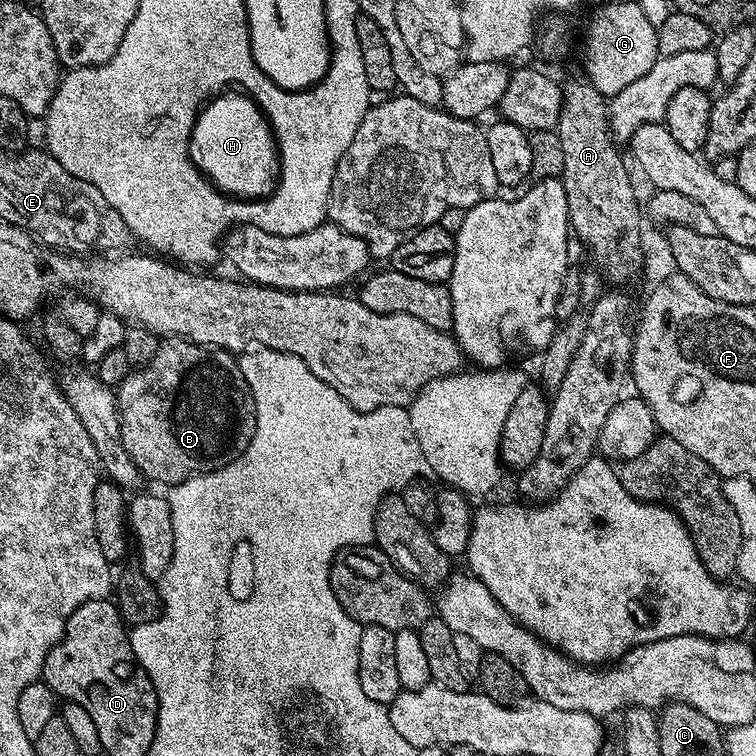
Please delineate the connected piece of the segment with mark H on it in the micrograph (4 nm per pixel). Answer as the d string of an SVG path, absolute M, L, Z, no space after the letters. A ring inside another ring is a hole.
M236 90L225 91L201 107L188 143L188 156L198 171L204 173L221 192L237 198L245 200L267 198L276 191L280 179L280 154L276 137L272 134L272 126L267 116L260 111L260 105L251 96Z

